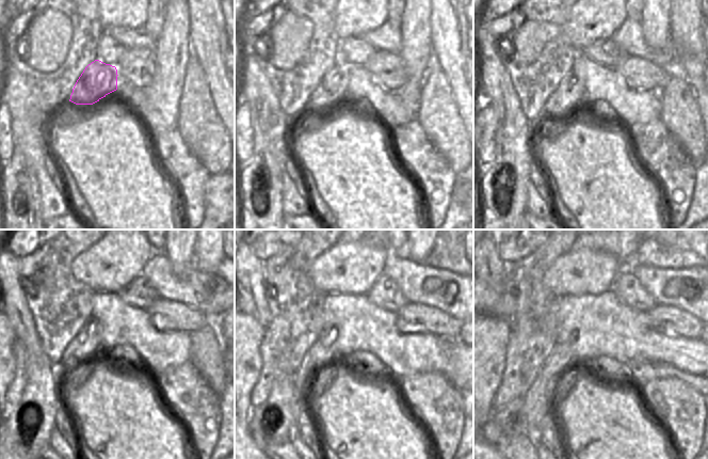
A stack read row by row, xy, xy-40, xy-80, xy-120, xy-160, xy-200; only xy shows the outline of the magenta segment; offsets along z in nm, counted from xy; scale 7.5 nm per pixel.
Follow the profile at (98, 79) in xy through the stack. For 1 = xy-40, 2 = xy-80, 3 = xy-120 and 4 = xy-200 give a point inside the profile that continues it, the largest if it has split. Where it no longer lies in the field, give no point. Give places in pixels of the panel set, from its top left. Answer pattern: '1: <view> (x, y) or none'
1: xy-40 (333, 88)
2: xy-80 (569, 94)
3: xy-120 (87, 343)
4: xy-200 (536, 401)

